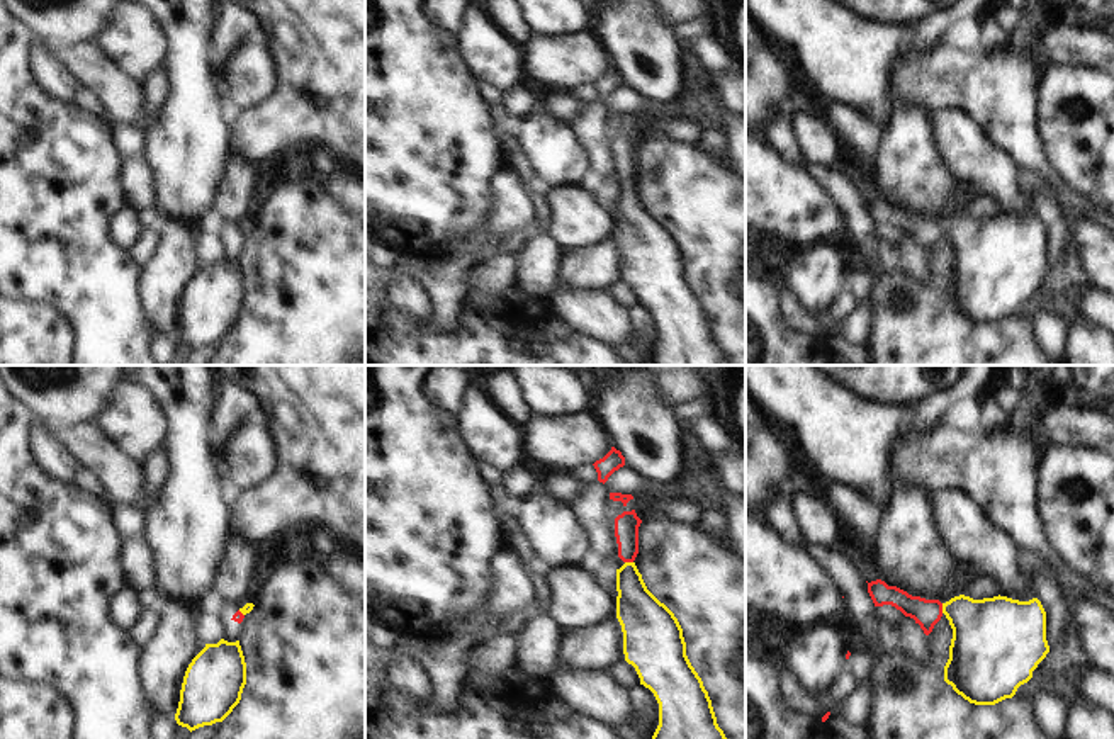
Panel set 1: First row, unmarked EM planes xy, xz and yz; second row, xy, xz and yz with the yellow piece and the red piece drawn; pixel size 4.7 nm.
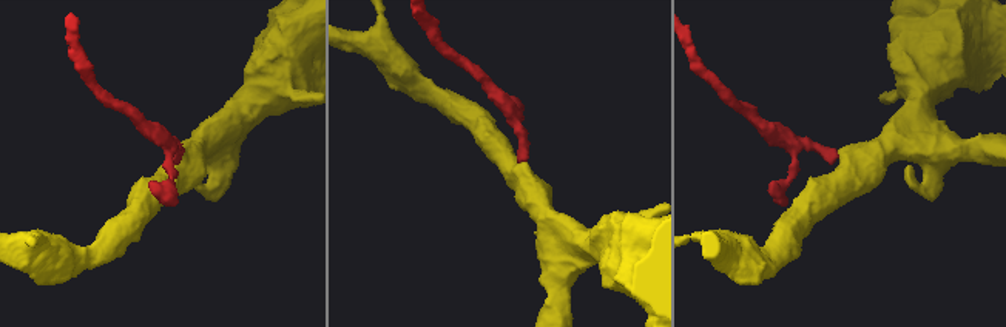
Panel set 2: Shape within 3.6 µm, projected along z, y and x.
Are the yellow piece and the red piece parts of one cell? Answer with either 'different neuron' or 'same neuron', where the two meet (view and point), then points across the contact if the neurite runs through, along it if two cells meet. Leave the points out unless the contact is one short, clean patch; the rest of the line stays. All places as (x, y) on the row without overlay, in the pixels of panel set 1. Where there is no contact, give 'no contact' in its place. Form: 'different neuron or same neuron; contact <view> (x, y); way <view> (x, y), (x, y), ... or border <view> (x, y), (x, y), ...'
same neuron; contact yz (943, 228); way yz (989, 253), (960, 230), (943, 228), (926, 231)

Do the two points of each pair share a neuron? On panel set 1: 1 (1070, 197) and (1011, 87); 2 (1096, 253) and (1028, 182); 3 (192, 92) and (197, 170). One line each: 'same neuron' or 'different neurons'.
1: same neuron
2: same neuron
3: same neuron

